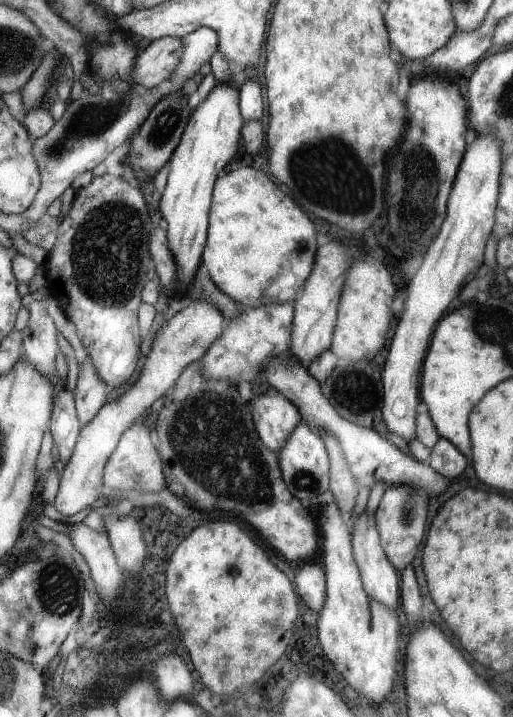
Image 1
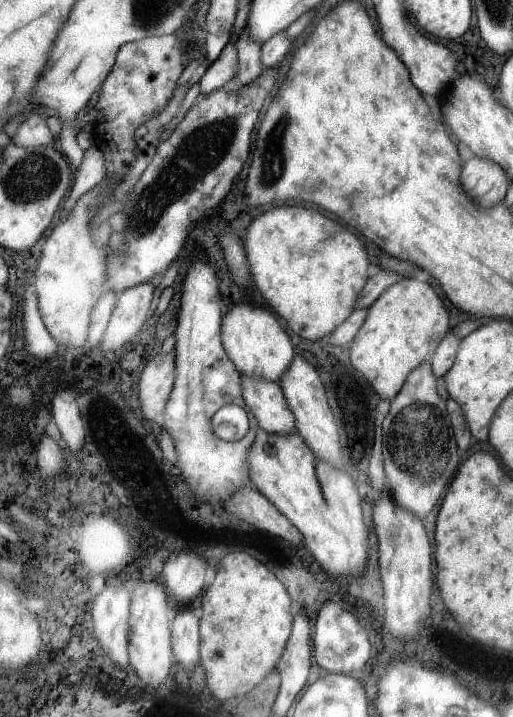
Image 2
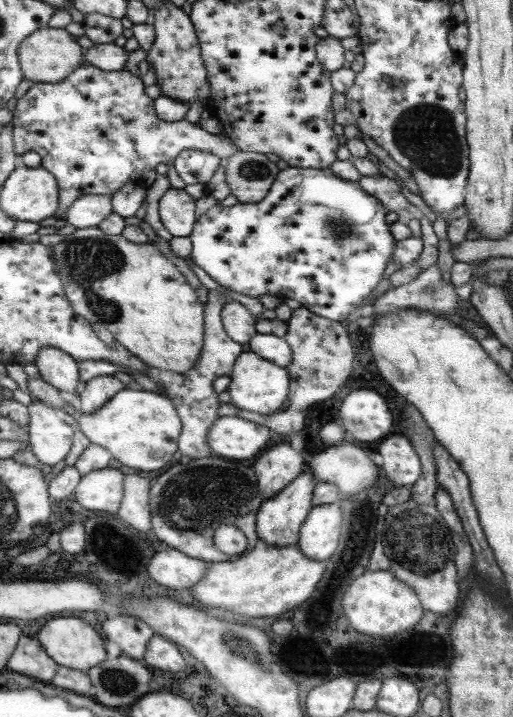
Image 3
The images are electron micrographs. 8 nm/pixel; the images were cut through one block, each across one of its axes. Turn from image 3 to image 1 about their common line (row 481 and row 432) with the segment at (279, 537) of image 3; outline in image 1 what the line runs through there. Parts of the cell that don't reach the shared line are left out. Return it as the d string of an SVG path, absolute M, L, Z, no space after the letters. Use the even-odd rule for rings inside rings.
M301 422L293 428L291 436L283 444L281 452L276 455L280 466L281 476L289 492L301 502L305 498L319 496L321 492L327 492L327 472L331 469L325 446L321 442L321 437L316 431L305 422Z

